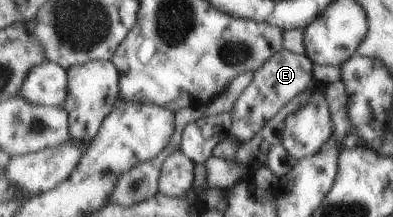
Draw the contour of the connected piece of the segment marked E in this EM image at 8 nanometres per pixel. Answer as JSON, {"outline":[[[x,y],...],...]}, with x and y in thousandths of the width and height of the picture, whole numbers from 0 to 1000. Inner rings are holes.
{"outline":[[[718,230],[700,249],[667,313],[649,332],[646,369],[601,465],[588,516],[593,571],[588,618],[613,659],[641,645],[682,553],[692,553],[728,479],[768,433],[799,369],[802,300],[779,253],[751,249],[738,230]]]}

